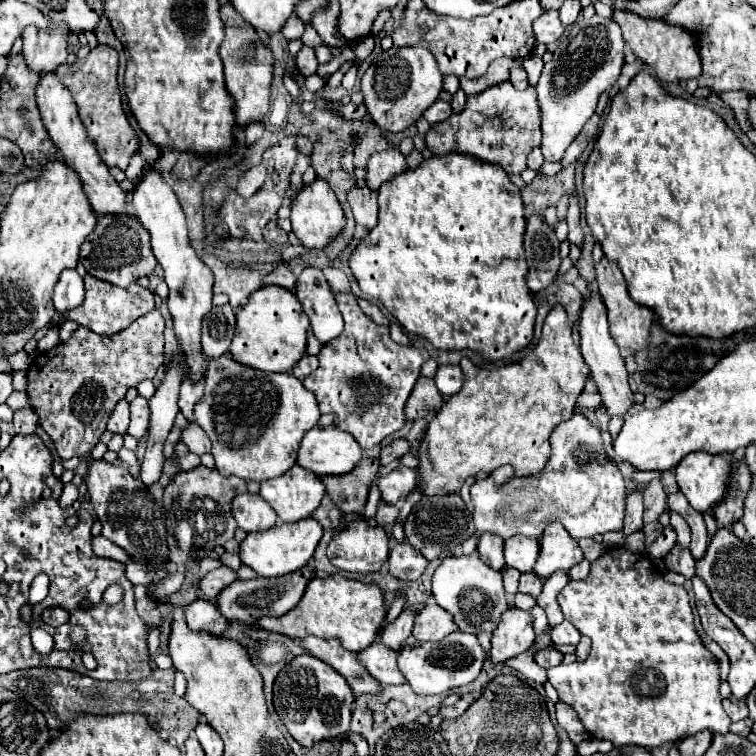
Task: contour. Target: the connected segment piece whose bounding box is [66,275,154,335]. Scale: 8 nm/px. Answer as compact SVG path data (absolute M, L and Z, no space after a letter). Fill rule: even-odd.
M86 275L84 283L86 283L86 299L80 307L72 309L72 313L68 313L66 319L78 321L80 325L92 329L94 333L114 335L120 329L126 329L138 317L142 317L154 309L154 293L140 287L138 283L132 283L128 289L122 289L116 285L108 285L106 281L96 281L96 277L92 277L92 275Z

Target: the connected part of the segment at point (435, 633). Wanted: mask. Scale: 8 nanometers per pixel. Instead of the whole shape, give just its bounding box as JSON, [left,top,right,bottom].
[412,601,456,641]

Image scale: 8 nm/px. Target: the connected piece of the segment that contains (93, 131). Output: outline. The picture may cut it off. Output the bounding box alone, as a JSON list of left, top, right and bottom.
[56,45,138,171]

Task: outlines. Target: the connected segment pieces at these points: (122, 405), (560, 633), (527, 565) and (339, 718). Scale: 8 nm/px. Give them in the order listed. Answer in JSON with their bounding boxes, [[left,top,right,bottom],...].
[[108,399,130,435],[550,621,580,645],[504,535,540,573],[274,653,354,747]]

